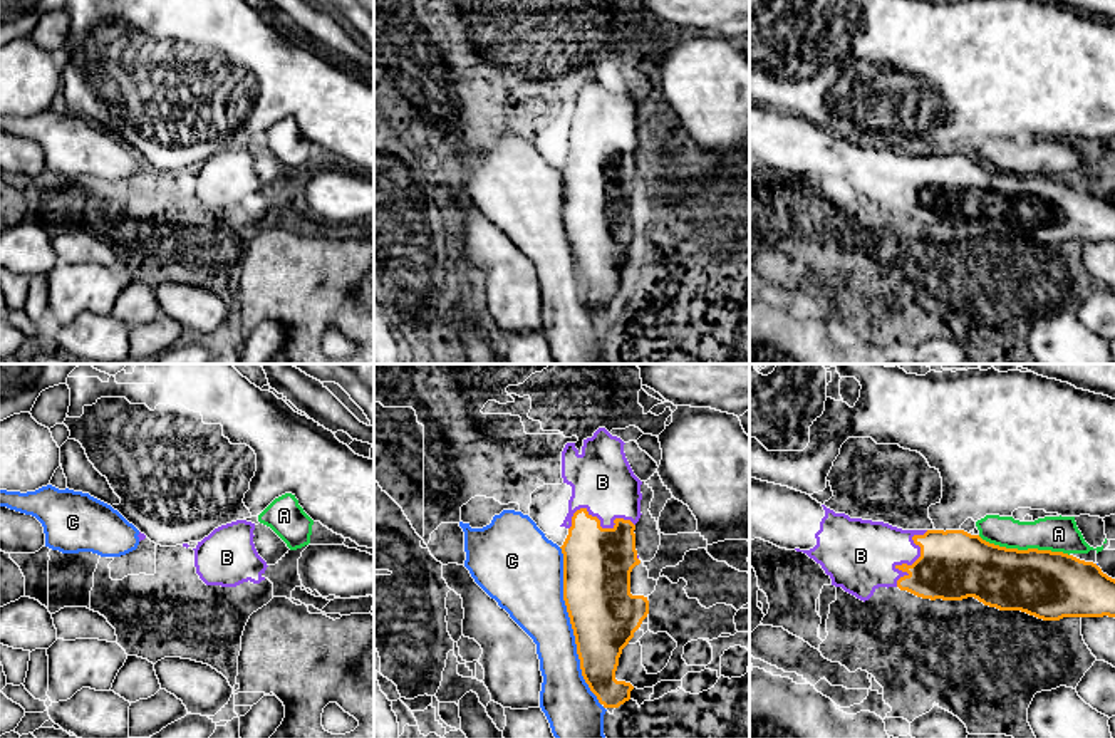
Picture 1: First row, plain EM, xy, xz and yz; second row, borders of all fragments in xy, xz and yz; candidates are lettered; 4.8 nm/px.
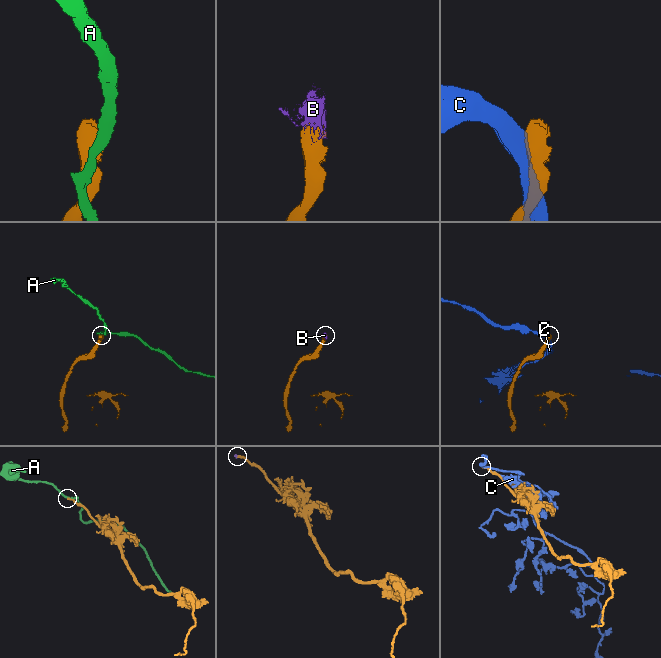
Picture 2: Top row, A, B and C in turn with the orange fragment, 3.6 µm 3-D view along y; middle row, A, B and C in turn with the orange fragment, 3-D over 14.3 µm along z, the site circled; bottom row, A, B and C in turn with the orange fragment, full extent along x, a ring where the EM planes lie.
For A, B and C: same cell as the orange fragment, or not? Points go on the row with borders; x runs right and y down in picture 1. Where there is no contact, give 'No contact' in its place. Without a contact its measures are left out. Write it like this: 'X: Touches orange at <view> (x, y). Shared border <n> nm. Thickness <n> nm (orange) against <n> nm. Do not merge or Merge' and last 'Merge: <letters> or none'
A: Touches orange at yz (1023, 550). Shared border 460 nm. Thickness 320 nm (orange) against 180 nm. Do not merge
B: Touches orange at yz (917, 559). Shared border 320 nm. Thickness 340 nm (orange) against 300 nm. Merge
C: Touches orange at xz (572, 628). Shared border 800 nm. Thickness 320 nm (orange) against 300 nm. Do not merge
Merge: B

